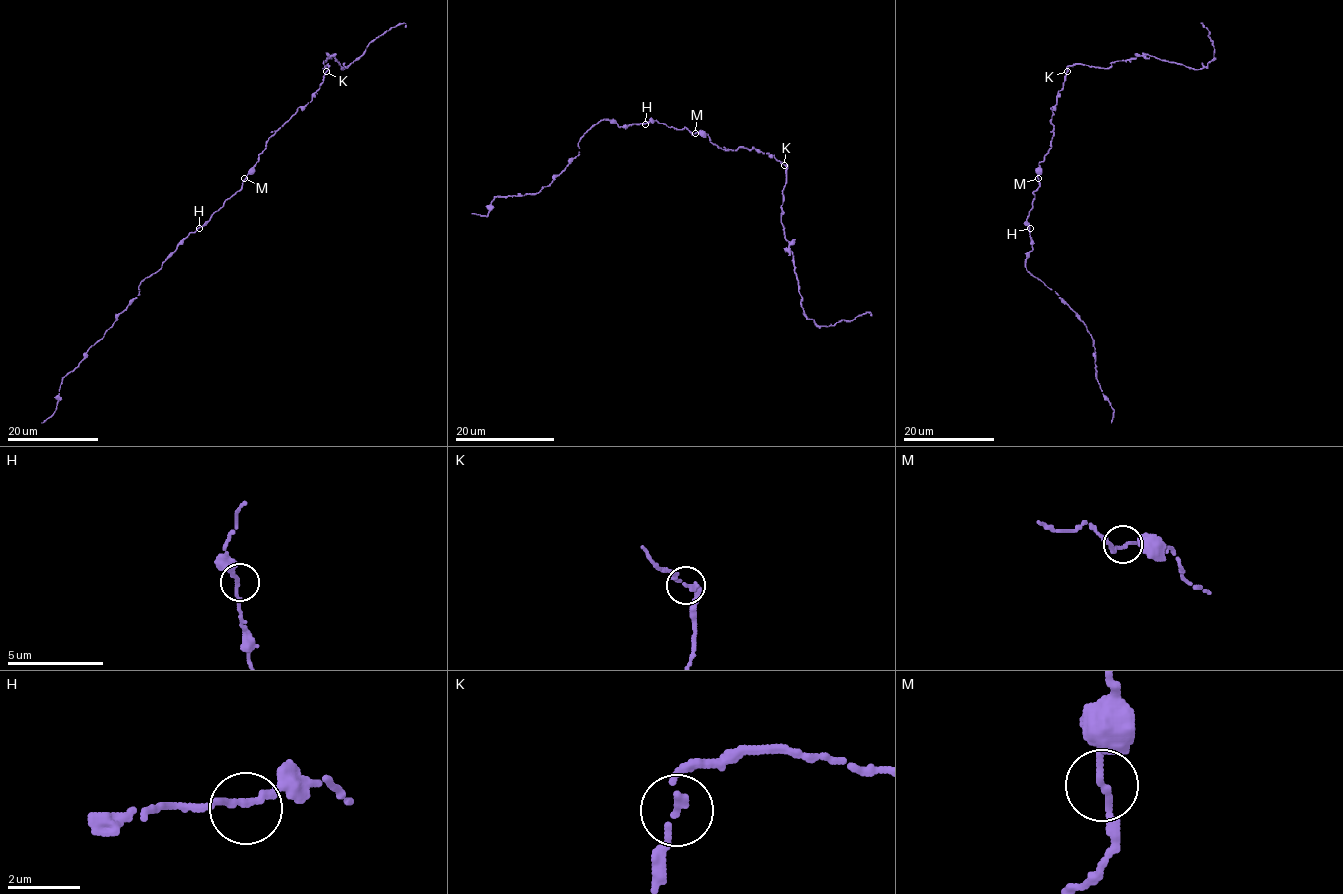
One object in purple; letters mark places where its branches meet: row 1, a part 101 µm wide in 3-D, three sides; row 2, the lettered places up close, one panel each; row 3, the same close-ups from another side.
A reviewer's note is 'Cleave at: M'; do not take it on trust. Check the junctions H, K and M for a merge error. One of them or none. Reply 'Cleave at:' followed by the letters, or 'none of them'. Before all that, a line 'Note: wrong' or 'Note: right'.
Note: wrong
Cleave at: none of them

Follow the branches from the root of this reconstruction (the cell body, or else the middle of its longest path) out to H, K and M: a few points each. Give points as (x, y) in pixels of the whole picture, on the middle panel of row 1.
H: (707, 134), (692, 134), (685, 128), (670, 128), (656, 120), (645, 124)
K: (707, 134), (718, 148), (758, 149), (772, 154), (784, 165)
M: (707, 134), (695, 133)

